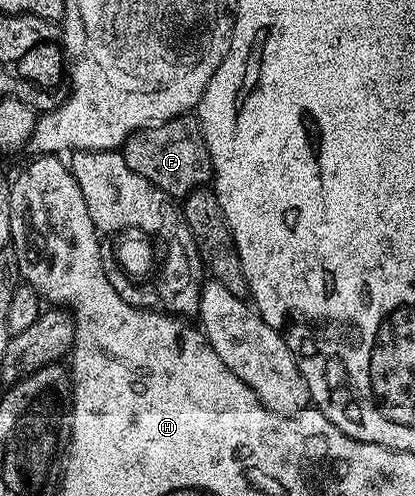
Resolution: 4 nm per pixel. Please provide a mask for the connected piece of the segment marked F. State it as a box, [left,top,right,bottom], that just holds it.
[122,113,212,197]

